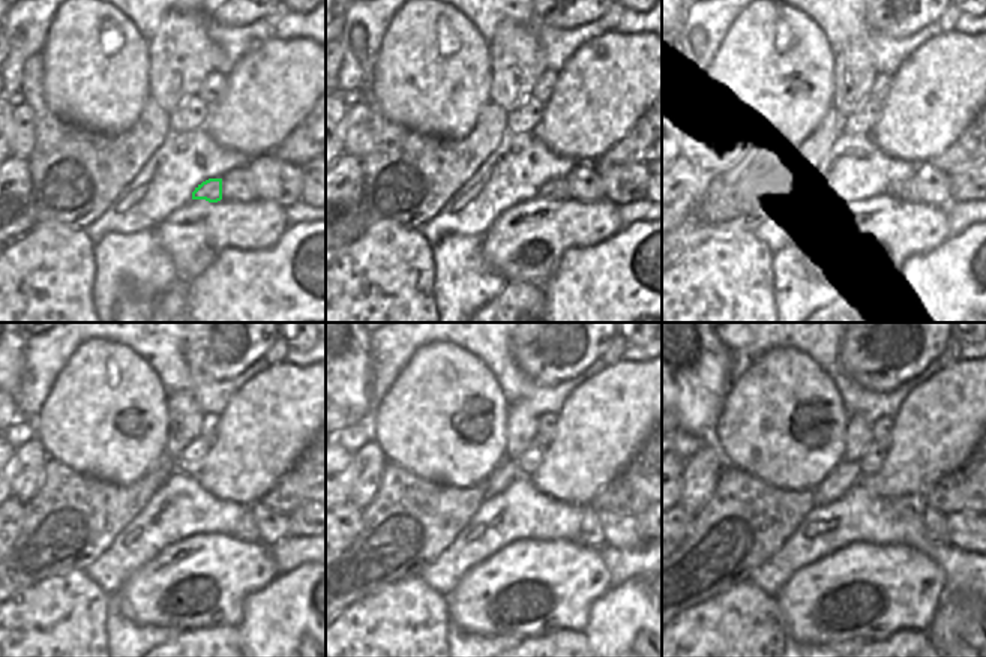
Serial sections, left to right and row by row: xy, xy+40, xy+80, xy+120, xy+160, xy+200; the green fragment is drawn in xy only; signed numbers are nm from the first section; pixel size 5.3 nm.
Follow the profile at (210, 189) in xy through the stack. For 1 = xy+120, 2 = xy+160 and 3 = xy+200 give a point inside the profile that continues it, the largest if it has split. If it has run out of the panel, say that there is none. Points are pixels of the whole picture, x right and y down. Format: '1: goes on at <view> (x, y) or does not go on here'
1: goes on at xy+120 (245, 530)
2: goes on at xy+160 (590, 533)
3: goes on at xy+200 (934, 521)

